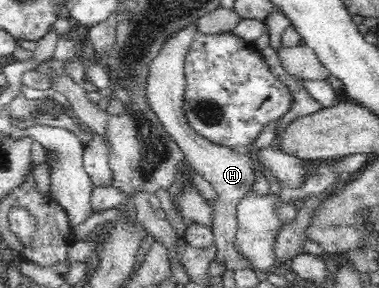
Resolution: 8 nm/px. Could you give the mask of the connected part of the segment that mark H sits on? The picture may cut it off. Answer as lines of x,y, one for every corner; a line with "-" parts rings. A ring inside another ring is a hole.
192,23
166,39
165,47
162,52
153,60
150,65
149,77
147,80
147,101
154,114
159,118
166,132
178,144
178,147
184,152
189,165
197,173
212,184
212,187
218,194
218,200
214,202
212,212
212,227
214,234
214,243
216,244
216,257
214,260
223,262
225,271
236,271
237,269
248,269
251,265
249,259
240,255
234,246
236,241
236,232
238,227
236,206
245,197
247,192
252,190
258,173
266,177
266,166
262,163
254,162
248,156
248,153
235,151
231,147
222,144
210,142
202,135
198,135
186,120
184,114
184,93
186,91
186,74
184,74
184,63
190,51
190,45
195,35
202,30
202,23

